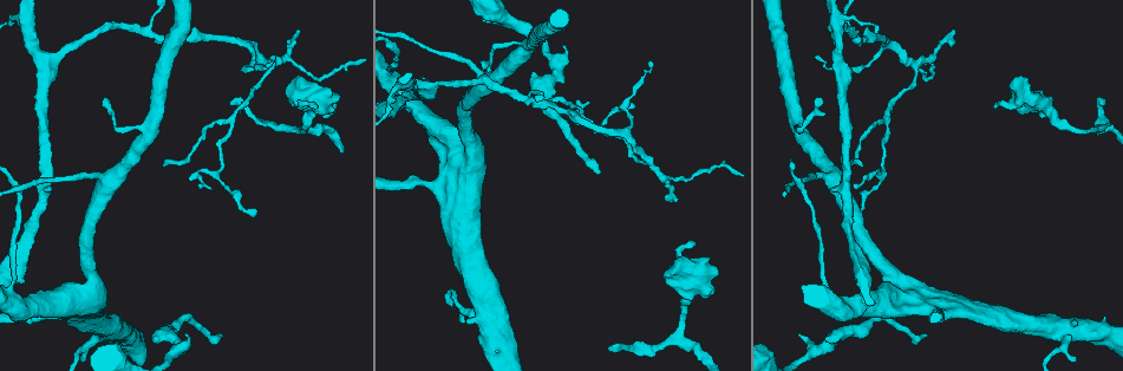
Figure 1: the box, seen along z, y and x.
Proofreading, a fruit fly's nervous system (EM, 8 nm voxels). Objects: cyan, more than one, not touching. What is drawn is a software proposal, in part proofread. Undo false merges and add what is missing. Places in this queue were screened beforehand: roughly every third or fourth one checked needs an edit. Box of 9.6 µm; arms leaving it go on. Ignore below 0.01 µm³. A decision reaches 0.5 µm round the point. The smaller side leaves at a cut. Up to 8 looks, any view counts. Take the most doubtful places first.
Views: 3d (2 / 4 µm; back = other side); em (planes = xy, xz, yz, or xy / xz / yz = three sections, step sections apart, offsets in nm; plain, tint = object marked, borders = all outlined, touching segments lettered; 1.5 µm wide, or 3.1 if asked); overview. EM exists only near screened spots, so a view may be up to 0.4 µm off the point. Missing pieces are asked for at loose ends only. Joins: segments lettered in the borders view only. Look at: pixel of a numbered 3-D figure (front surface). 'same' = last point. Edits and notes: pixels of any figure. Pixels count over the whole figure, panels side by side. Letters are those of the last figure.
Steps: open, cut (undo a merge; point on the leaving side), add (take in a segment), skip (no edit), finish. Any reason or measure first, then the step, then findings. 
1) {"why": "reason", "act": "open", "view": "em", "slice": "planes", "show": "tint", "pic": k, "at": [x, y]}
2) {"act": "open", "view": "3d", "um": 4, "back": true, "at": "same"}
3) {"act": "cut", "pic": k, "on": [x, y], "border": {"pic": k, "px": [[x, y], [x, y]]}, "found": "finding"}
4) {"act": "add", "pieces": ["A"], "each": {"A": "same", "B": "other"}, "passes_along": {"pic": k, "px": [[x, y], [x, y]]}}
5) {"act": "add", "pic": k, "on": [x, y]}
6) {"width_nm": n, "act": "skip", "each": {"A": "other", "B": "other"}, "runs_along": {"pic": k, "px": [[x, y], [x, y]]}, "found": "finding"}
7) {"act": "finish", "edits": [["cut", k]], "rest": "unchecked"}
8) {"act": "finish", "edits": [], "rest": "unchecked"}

{"act": "open", "view": "em", "slice": "planes", "show": "borders", "pic": 1, "at": [596, 172]}

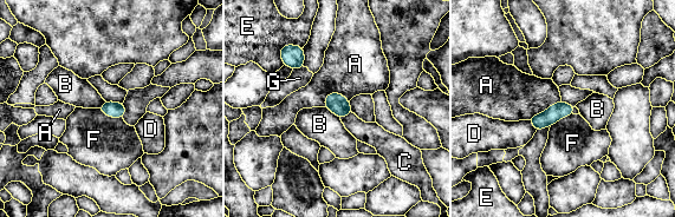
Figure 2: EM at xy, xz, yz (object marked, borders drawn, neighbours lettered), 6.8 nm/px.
{"longest_contact_nm": ["A", 180], "act": "add", "pieces": ["C"], "each": {"A": "other", "B": "other", "C": "same", "D": "other", "E": "other", "F": "other", "G": "other"}, "found": "it goes on there"}

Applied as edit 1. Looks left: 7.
{"why": "redraw", "act": "open", "view": "overview"}

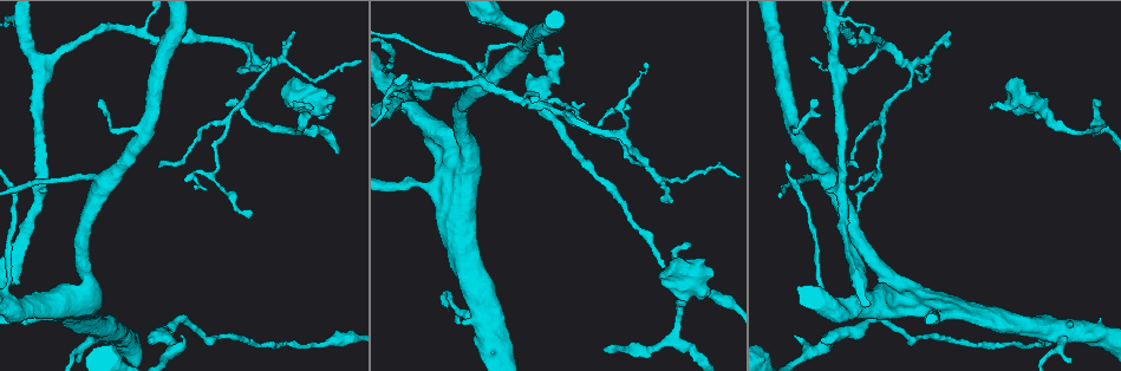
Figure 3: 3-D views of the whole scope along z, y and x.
{"why": "an open end", "act": "open", "view": "3d", "um": 2, "pic": 3, "at": [1098, 106]}

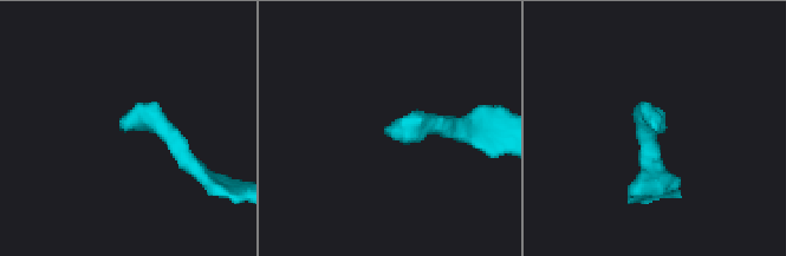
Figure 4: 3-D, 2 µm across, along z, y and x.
{"why": "now the EM", "act": "open", "view": "em", "slice": "planes", "show": "tint", "pic": 4, "at": [655, 126]}

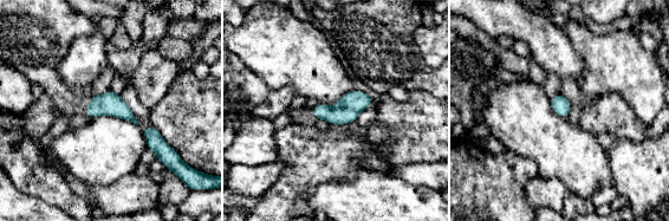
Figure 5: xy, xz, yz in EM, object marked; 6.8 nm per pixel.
{"act": "open", "view": "em", "slice": "planes", "show": "borders", "at": "same"}

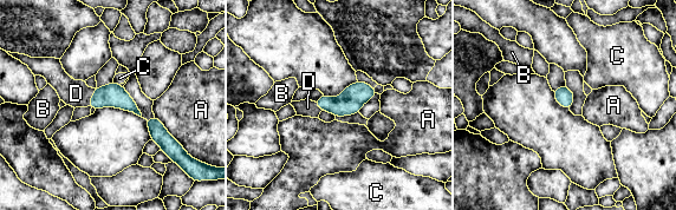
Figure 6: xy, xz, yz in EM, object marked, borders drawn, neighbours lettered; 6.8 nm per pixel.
{"act": "add", "pieces": ["D"], "each": {"A": "other", "B": "other", "C": "other", "D": "same"}, "passes_along": {"pic": 6, "px": [[114, 94], [92, 97], [76, 93]]}, "found": "it goes on there"}

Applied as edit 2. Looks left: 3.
{"why": "thin end", "act": "open", "view": "em", "slice": "yz", "step": 8, "show": "tint", "pic": 3, "at": [630, 107]}

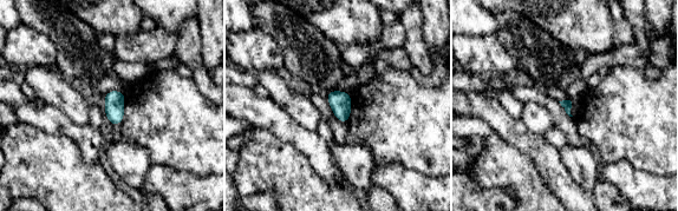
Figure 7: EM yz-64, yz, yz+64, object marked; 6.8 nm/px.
{"why": "cut it another way", "act": "open", "view": "em", "slice": "planes", "show": "borders", "at": "same"}

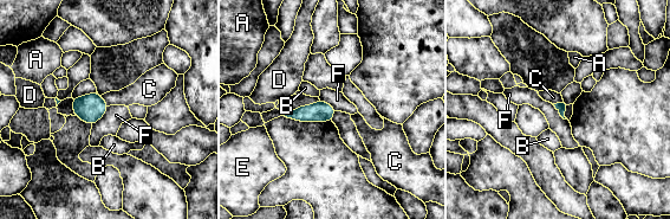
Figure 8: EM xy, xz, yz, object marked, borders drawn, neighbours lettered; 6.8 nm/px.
{"act": "skip", "each": {"A": "other", "B": "other", "C": "other", "D": "other", "E": "other", "F": "other"}, "border": {"pic": 8, "px": [[109, 107], [92, 126]]}, "found": "no lettered segment goes on from it"}

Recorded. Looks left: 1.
{"act": "finish", "edits": [["add", 2], ["add", 6]], "rest": "unchecked"}

